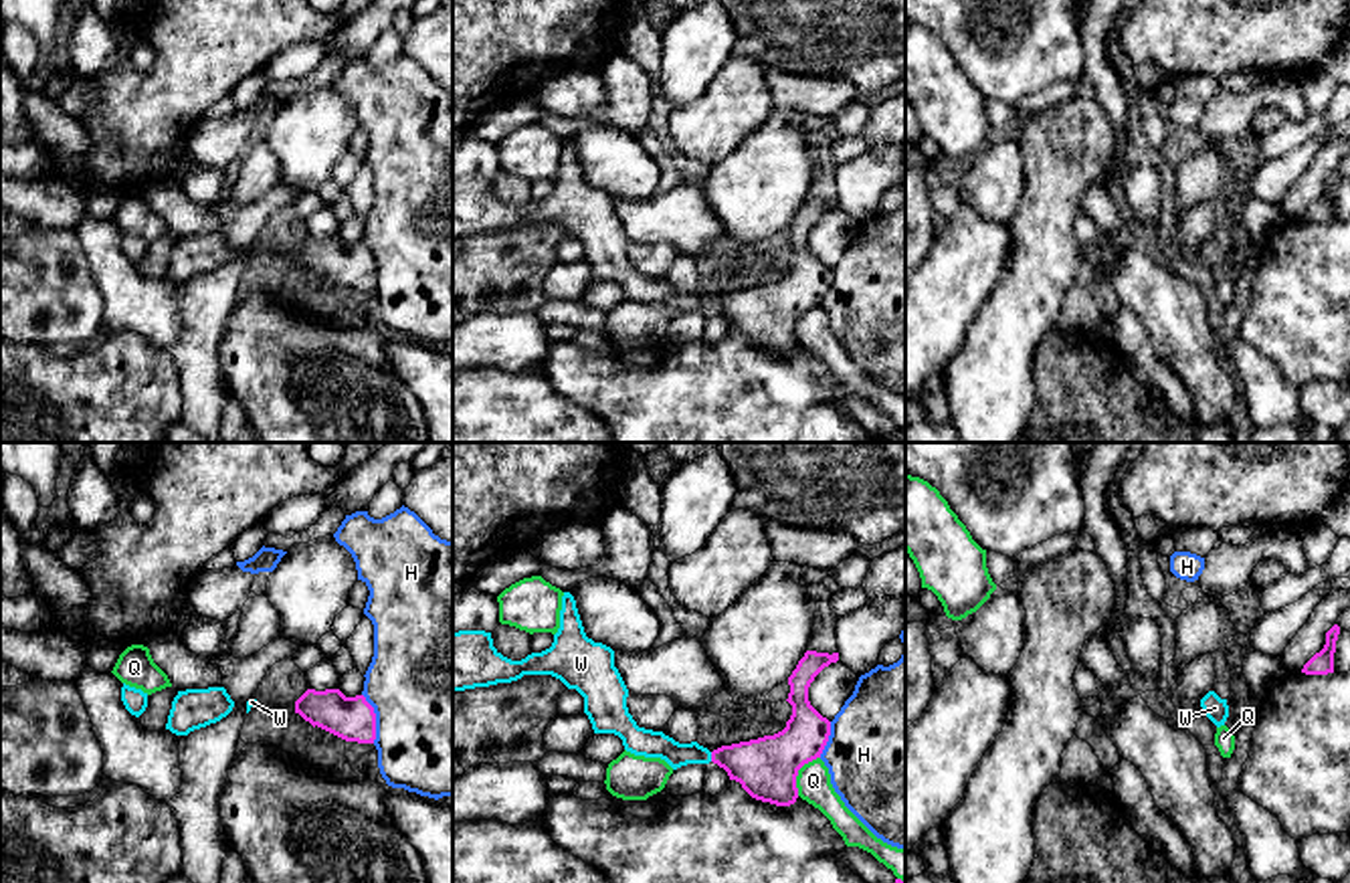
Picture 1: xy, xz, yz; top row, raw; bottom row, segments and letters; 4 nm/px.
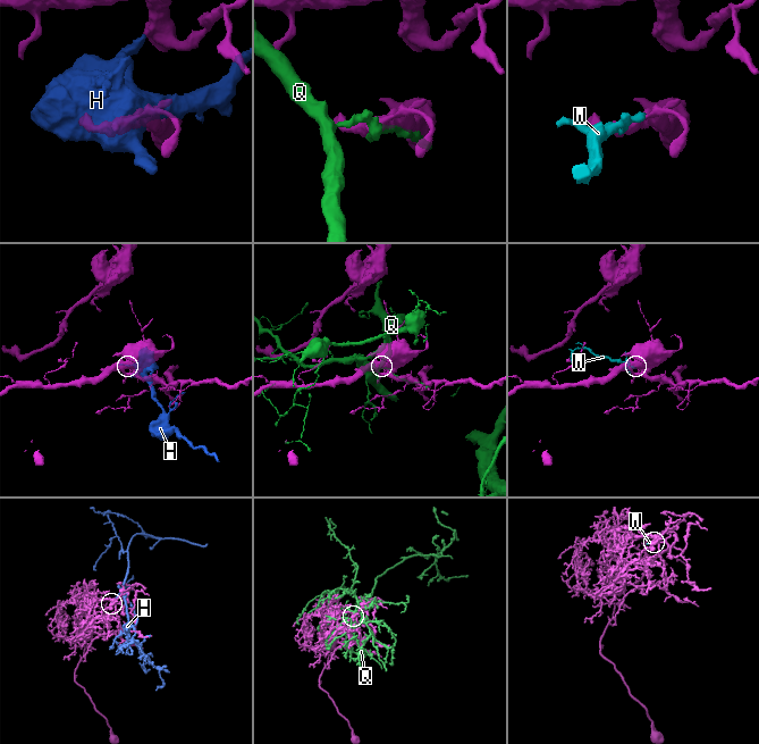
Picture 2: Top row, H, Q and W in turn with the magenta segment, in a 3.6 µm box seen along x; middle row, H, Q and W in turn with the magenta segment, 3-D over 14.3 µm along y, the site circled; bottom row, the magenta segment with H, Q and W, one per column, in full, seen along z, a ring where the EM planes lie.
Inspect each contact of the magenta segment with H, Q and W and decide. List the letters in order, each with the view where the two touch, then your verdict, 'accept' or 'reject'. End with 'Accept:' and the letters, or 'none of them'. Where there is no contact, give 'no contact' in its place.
H: xy | reject
Q: xz | reject
W: xz | accept
Accept: W

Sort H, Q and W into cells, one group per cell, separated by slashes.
H / Q / W

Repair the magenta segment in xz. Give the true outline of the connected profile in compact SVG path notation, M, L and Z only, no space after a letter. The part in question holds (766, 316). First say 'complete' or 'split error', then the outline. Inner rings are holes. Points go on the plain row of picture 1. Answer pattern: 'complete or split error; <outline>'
split error; M562 143L560 176L550 196L521 208L503 204L491 180L453 180L453 238L511 230L523 222L552 222L584 244L594 281L614 281L626 299L661 305L673 317L687 311L717 311L756 348L790 354L798 346L798 317L821 305L831 269L808 249L814 224L839 208L839 200L806 198L788 224L792 263L774 283L721 293L713 299L697 289L679 291L663 279L639 275L626 255L629 236L614 214L614 198L586 184L576 148Z

